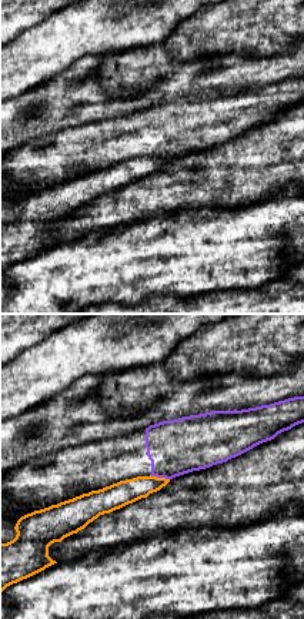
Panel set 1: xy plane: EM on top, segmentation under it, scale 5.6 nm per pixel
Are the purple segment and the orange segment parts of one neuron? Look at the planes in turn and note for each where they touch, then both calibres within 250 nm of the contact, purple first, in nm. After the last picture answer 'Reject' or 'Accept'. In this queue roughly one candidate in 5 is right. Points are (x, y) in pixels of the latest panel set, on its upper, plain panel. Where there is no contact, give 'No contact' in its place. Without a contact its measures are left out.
Touches purple at (160, 157). Thickness 320 nm (purple) against 140 nm

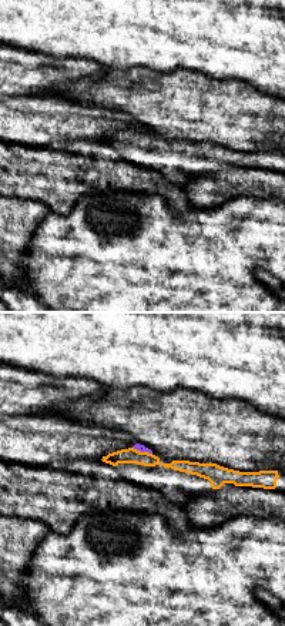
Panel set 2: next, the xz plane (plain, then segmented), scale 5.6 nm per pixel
Touches purple at (143, 131). Thickness 50 nm (purple) against 90 nm

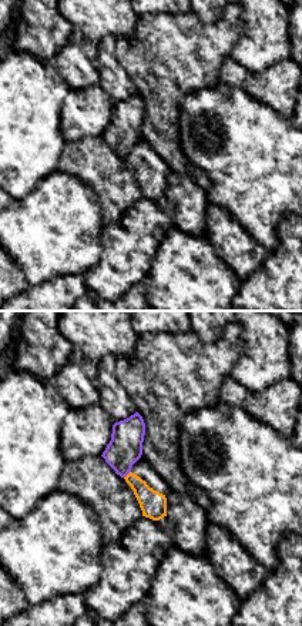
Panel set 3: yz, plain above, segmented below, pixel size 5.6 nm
Touches purple at (127, 154). Thickness 190 nm (purple) against 150 nm

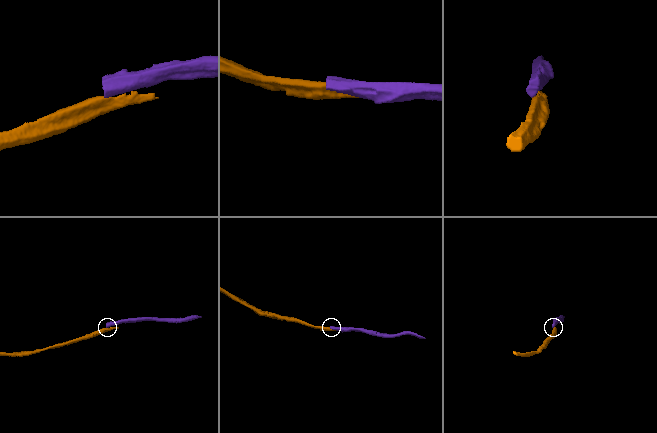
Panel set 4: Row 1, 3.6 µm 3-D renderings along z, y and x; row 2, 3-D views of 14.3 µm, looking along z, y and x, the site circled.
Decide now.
Reject

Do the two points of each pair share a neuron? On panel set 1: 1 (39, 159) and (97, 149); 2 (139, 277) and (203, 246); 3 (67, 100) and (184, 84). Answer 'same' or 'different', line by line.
1: same
2: same
3: same

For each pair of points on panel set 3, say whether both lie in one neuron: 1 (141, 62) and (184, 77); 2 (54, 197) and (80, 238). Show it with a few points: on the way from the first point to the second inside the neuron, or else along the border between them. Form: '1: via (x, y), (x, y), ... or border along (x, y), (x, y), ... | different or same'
1: via (151, 62), (161, 62), (174, 67) | same
2: via (60, 207), (60, 218), (70, 228) | same

